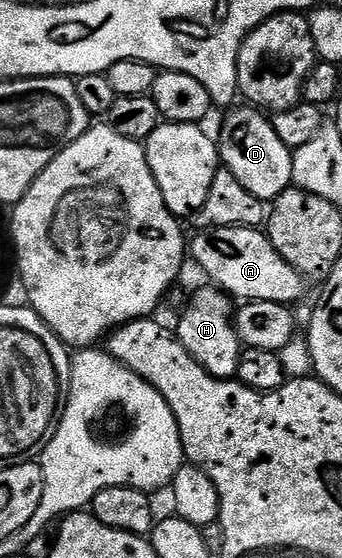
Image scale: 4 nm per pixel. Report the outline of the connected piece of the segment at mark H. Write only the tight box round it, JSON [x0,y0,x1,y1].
[177,285,241,379]

